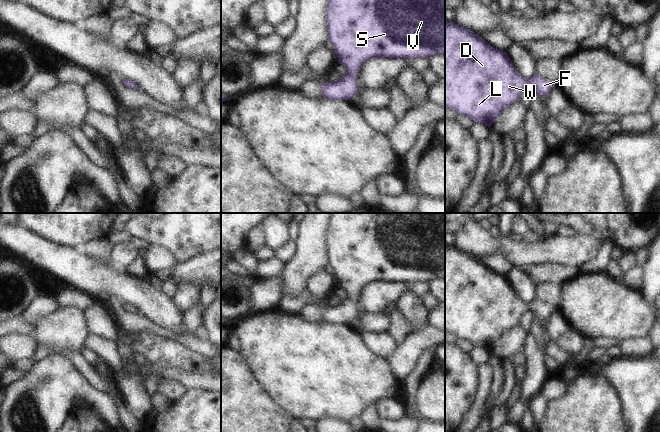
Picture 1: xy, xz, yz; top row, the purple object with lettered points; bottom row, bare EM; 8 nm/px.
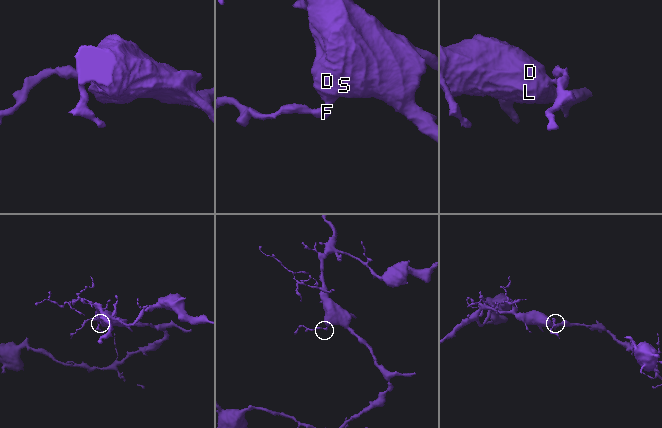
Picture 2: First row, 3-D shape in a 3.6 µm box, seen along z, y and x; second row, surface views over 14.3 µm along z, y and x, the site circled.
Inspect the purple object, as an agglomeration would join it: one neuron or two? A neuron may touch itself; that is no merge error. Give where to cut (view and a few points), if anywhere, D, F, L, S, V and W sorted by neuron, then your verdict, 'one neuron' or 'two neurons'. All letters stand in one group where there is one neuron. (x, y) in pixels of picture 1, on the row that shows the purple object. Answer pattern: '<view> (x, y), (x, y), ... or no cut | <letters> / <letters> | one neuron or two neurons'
no cut | D F L S V W | one neuron

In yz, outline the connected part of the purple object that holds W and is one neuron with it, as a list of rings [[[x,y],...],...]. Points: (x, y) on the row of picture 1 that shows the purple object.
[[[445,21],[445,108],[451,108],[490,128],[506,107],[520,100],[524,88],[534,88],[540,96],[546,97],[554,86],[553,82],[538,74],[524,78],[514,67],[507,52],[493,48],[481,36],[468,28],[460,27],[455,21]]]

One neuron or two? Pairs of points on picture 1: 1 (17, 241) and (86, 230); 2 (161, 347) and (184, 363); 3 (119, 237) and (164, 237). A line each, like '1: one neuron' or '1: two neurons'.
1: two neurons
2: one neuron
3: two neurons

